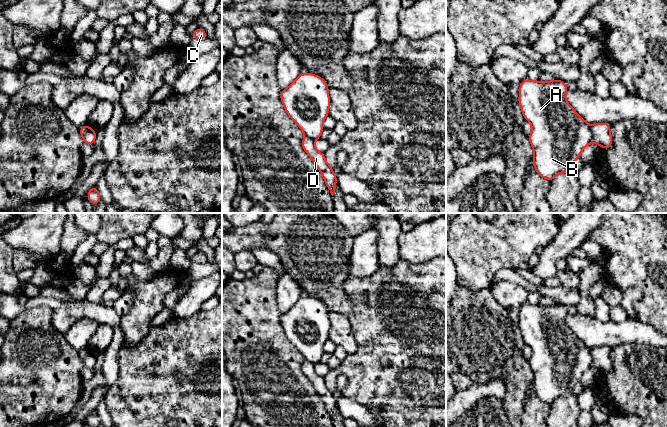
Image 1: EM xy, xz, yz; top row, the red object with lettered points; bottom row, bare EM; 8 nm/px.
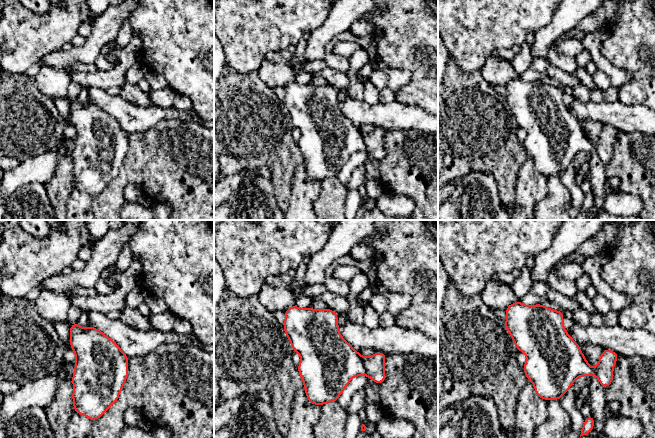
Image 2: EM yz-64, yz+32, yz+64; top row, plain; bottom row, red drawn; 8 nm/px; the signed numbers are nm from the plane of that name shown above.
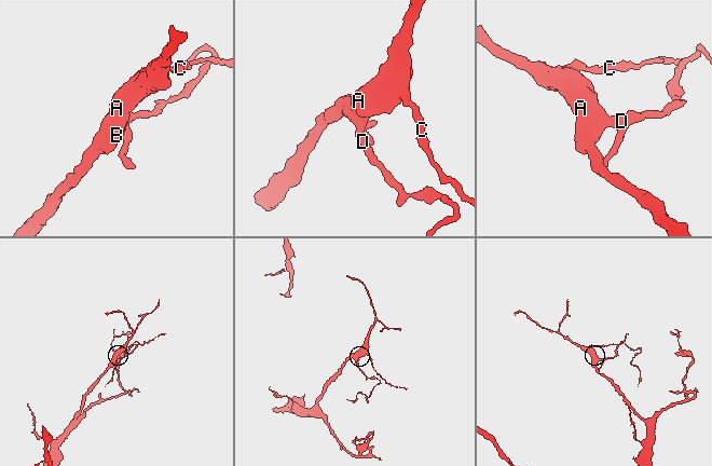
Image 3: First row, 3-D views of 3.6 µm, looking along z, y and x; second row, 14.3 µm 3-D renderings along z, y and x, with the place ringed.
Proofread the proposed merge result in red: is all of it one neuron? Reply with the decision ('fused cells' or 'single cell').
fused cells

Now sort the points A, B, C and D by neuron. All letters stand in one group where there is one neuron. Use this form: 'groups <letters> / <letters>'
groups A B C / D

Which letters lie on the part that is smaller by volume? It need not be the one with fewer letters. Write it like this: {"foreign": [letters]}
{"foreign": ["D"]}

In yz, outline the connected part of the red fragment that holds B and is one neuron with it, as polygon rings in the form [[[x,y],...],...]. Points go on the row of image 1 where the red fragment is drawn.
[[[525,78],[519,85],[518,103],[523,117],[532,126],[528,136],[534,151],[532,162],[537,174],[551,182],[557,174],[572,171],[583,149],[595,141],[592,126],[565,99],[567,91],[566,82],[557,79],[540,82]]]

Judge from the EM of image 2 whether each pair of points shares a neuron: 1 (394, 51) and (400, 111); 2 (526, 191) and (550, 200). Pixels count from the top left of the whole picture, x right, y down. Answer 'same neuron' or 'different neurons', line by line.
1: different neurons
2: different neurons

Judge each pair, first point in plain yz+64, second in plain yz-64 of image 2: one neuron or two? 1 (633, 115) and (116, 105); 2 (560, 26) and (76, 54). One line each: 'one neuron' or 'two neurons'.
1: one neuron
2: one neuron

